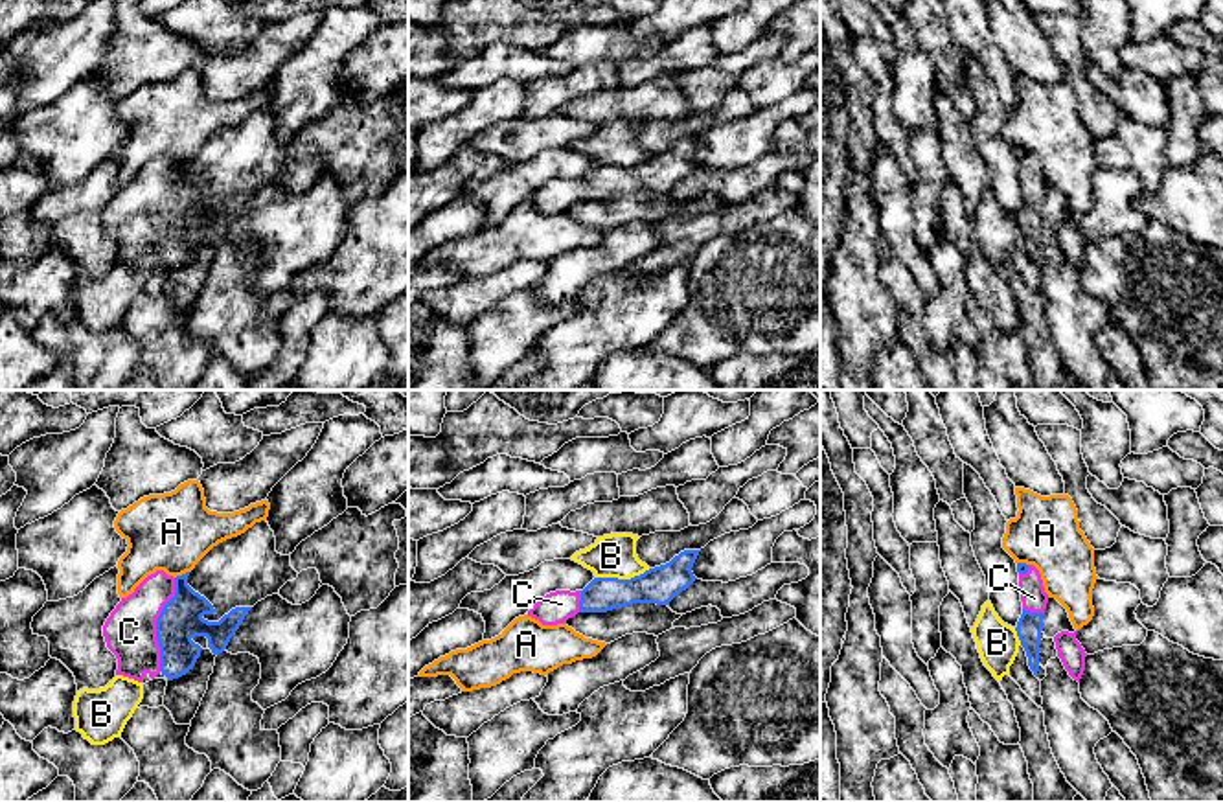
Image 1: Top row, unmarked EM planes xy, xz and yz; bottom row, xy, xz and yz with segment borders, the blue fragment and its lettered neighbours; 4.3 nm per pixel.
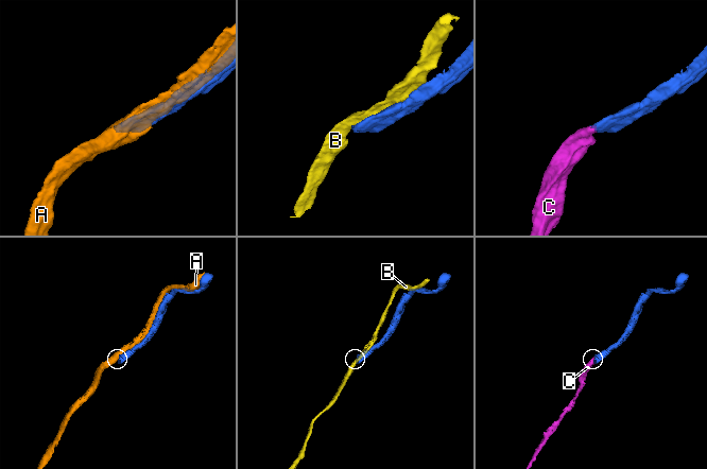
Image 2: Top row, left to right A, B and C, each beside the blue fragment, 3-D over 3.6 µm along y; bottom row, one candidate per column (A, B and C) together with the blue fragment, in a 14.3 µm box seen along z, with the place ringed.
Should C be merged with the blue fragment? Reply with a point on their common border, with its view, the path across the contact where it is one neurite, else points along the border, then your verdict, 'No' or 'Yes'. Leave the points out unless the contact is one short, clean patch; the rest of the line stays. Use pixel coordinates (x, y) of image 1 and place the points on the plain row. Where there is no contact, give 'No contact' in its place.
Touches blue at xy (157, 212). Path across: xy (181, 206), (157, 212), (149, 219), (129, 219). Yes

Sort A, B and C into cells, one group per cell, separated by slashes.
A / B / C

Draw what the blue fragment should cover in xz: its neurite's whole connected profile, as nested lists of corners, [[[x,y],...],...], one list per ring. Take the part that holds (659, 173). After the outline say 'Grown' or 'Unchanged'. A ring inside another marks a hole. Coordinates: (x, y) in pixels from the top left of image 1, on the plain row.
[[[684,138],[669,151],[631,167],[594,166],[583,178],[555,178],[539,188],[528,204],[543,213],[566,212],[577,200],[607,200],[633,191],[669,193],[697,166],[692,155],[701,138]]]. Grown

